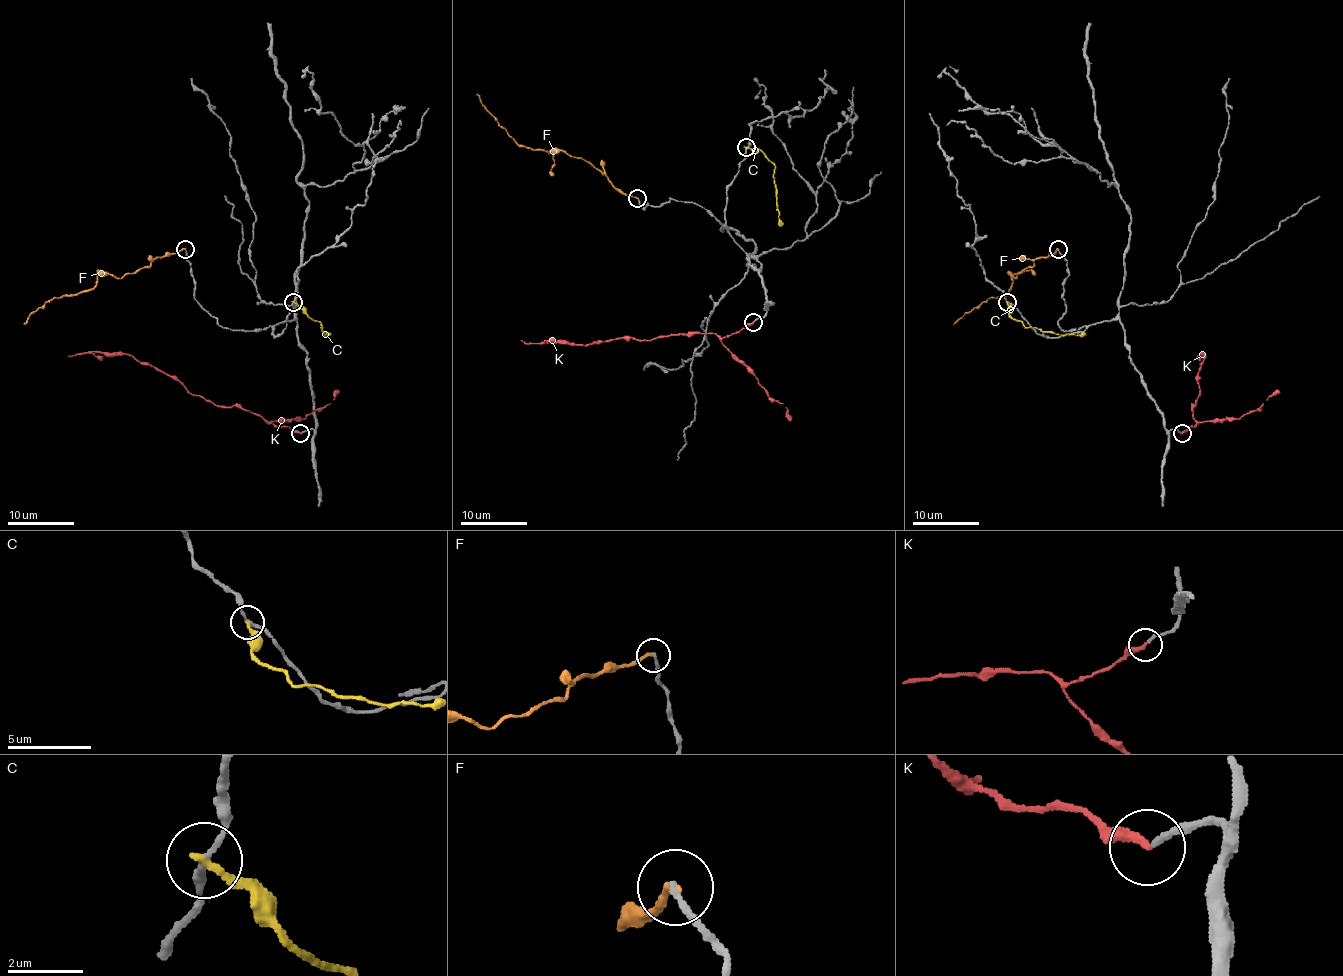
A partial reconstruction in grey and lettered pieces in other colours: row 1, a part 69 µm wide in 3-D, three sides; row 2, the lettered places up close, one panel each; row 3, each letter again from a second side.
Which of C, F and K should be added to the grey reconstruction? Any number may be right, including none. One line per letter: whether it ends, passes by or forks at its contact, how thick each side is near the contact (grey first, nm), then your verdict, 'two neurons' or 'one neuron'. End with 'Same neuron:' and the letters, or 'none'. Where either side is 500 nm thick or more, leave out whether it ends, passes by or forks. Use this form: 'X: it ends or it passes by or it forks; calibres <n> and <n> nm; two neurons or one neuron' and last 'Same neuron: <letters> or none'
C: it ends; calibres 170 and 200 nm; two neurons
F: it ends; calibres 150 and 190 nm; two neurons
K: it ends; calibres 170 and 260 nm; one neuron
Same neuron: K

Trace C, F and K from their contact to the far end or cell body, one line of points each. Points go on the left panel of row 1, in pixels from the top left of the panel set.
C: (293, 302), (322, 327), (323, 334), (330, 334)
F: (184, 249), (156, 259), (132, 274), (117, 277), (100, 274), (94, 287), (50, 299), (25, 324)
K: (300, 433), (266, 423), (236, 406), (216, 406), (127, 354), (89, 351), (68, 356)

